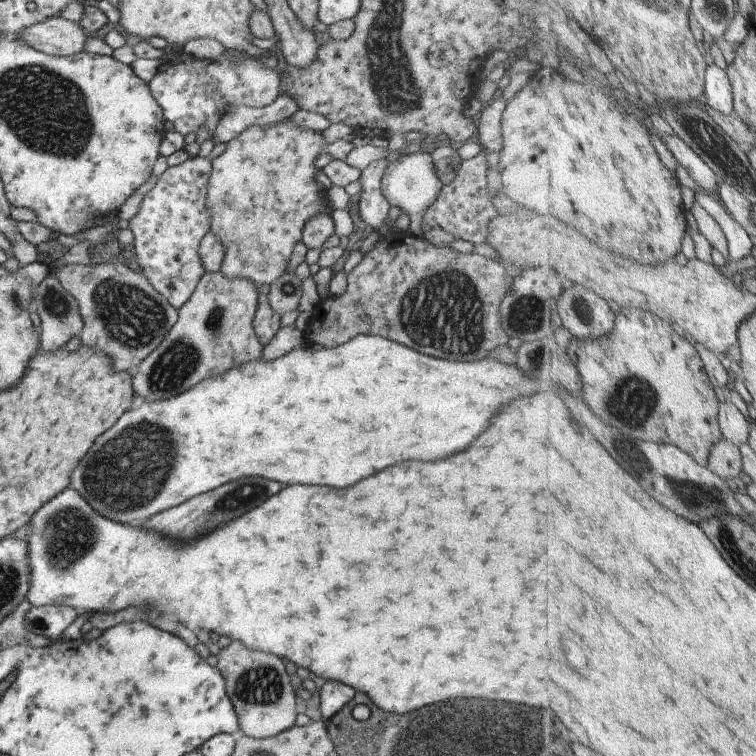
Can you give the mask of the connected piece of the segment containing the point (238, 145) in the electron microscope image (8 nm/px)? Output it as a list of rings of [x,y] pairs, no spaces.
[[[283,120],[269,126],[242,130],[239,136],[226,144],[224,152],[211,161],[212,171],[207,185],[208,225],[209,231],[224,248],[219,272],[230,279],[270,285],[286,271],[291,249],[300,241],[303,223],[317,213],[329,216],[325,190],[320,190],[313,182],[317,168],[311,164],[324,148],[319,131],[301,131]]]

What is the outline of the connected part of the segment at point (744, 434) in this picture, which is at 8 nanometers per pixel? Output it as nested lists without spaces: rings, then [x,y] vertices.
[[[730,400],[720,402],[720,422],[723,438],[738,447],[750,444],[751,420],[747,420]]]

